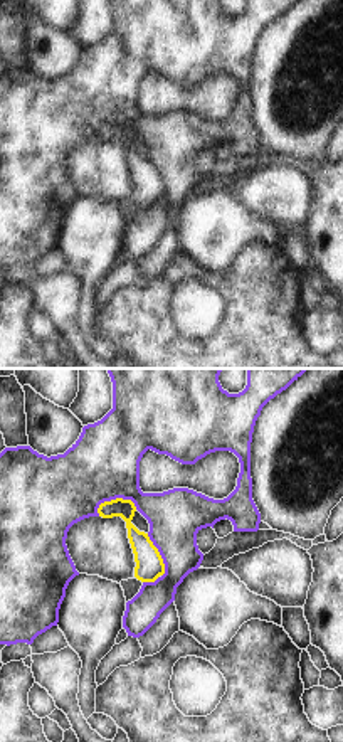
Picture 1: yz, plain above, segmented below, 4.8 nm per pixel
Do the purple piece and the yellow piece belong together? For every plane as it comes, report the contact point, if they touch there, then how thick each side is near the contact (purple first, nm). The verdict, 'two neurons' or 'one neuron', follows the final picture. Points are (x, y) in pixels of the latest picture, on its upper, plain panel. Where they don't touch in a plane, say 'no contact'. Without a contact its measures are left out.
(115, 121) | 340/100 nm

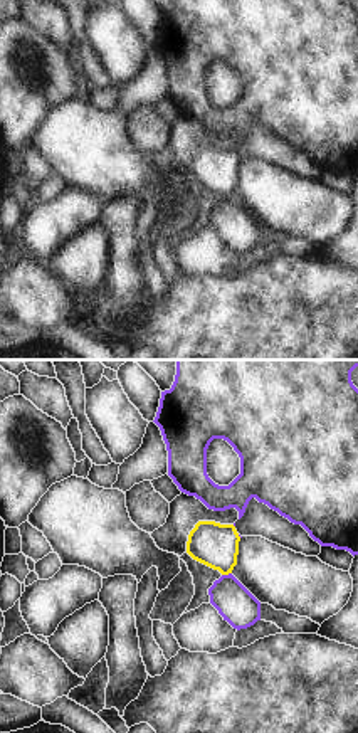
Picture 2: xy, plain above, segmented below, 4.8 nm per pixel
(226, 199) | 180/220 nm

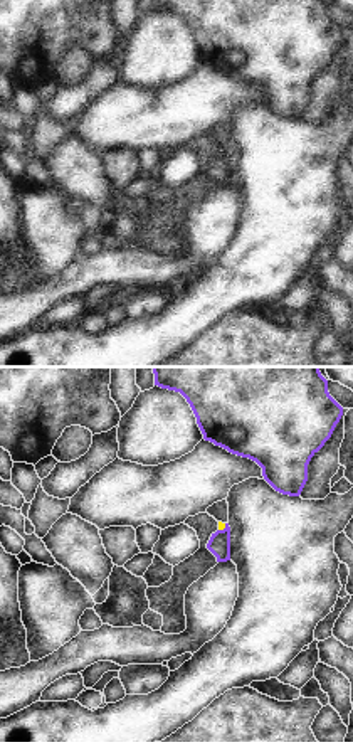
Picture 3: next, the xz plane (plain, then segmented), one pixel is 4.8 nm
(224, 152) | 110/30 nm

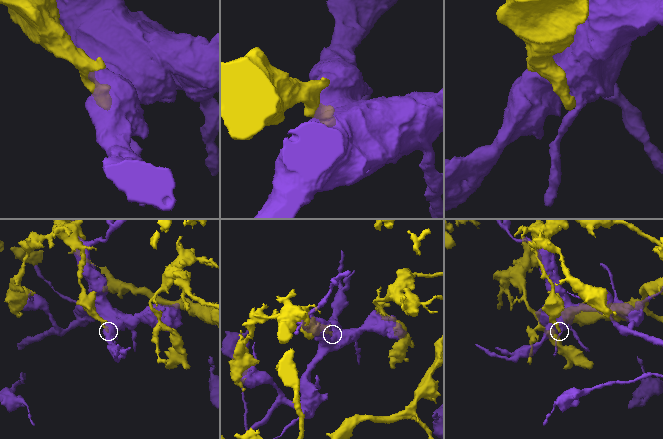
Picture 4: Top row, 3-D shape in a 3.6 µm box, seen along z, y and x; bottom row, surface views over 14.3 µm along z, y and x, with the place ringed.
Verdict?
two neurons

